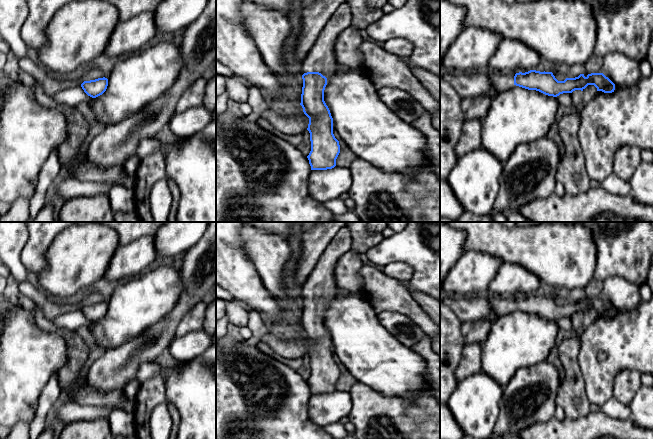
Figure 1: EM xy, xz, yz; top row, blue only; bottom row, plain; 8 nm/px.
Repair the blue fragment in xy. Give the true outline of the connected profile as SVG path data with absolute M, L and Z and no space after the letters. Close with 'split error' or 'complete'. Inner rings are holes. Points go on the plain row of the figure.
M105 301L90 305L84 305L81 308L81 311L84 314L84 316L92 322L96 322L102 319L106 315L107 310L108 303Z; complete

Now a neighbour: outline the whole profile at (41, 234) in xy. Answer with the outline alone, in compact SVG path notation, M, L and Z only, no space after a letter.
M26 222L29 237L23 249L23 260L32 284L42 289L36 281L39 273L48 267L47 250L54 238L75 222Z

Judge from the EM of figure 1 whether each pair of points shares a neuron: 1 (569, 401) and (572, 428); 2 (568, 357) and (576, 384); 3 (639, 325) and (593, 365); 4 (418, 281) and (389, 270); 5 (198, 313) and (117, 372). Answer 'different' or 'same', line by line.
1: different
2: same
3: same
4: different
5: different

